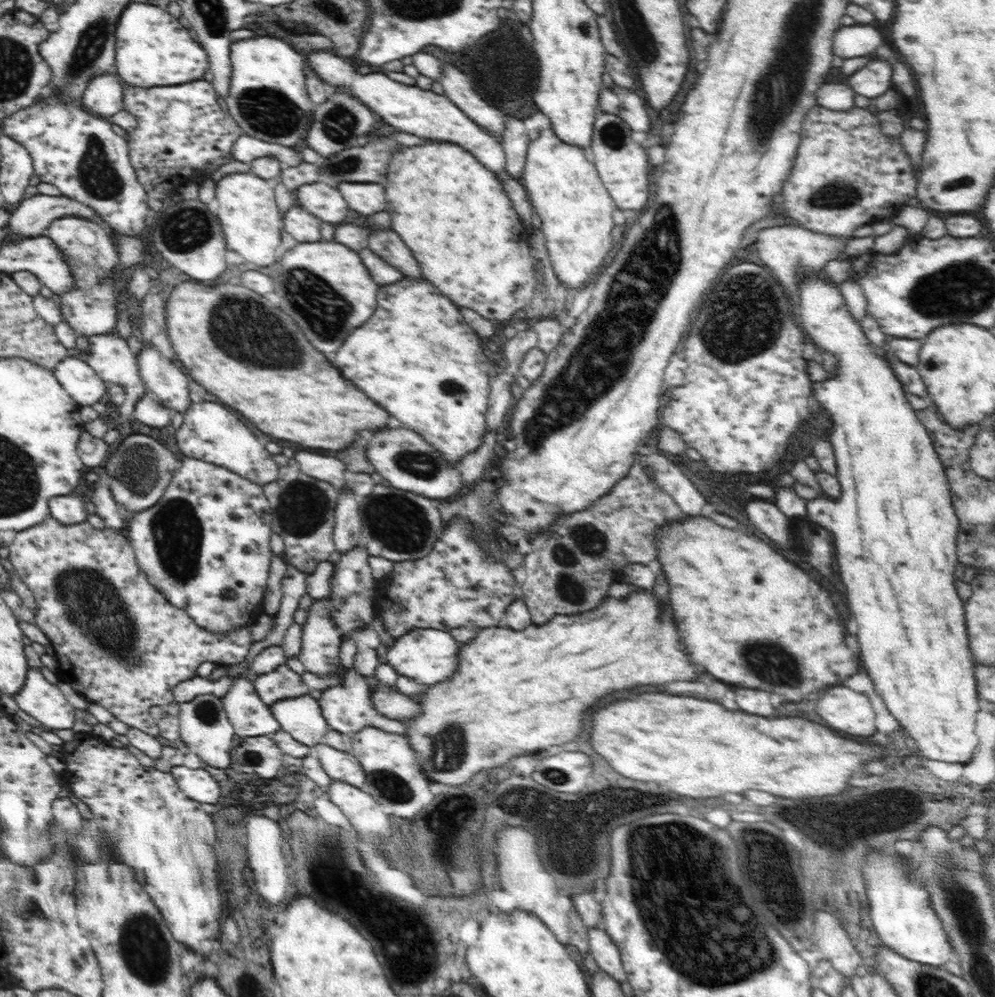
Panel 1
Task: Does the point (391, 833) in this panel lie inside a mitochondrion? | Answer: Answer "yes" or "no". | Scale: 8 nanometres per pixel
no

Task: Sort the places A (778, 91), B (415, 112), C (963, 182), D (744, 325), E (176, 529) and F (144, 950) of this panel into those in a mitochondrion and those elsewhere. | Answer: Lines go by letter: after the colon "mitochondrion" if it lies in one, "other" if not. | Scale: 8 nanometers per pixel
A: mitochondrion
B: other
C: other
D: mitochondrion
E: mitochondrion
F: mitochondrion

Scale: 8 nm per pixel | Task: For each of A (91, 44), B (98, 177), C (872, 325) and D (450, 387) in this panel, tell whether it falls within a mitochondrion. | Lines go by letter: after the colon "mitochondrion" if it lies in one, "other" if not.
A: mitochondrion
B: mitochondrion
C: other
D: mitochondrion

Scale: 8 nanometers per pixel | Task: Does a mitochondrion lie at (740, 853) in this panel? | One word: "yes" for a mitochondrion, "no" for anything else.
no

